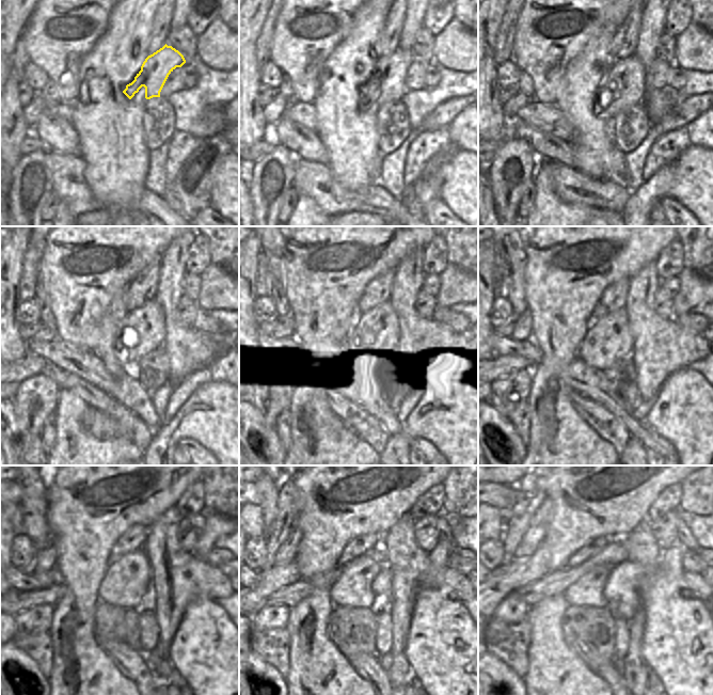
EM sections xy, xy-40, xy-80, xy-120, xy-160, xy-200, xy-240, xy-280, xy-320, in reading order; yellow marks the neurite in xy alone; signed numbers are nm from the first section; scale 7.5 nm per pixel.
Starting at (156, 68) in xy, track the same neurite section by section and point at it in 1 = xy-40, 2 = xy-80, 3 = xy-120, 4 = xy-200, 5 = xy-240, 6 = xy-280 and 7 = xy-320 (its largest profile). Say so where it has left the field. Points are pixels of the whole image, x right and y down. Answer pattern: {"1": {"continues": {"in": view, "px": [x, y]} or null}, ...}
{"1": {"continues": {"in": "xy-40", "px": [387, 83]}}, "2": {"continues": {"in": "xy-80", "px": [624, 87]}}, "3": {"continues": {"in": "xy-120", "px": [142, 329]}}, "4": {"continues": {"in": "xy-200", "px": [608, 341]}}, "5": {"continues": {"in": "xy-240", "px": [127, 582]}}, "6": {"continues": {"in": "xy-280", "px": [353, 587]}}, "7": {"continues": {"in": "xy-320", "px": [587, 590]}}}

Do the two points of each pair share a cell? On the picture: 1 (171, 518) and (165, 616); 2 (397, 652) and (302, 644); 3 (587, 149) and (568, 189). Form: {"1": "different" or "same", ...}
{"1": "same", "2": "different", "3": "different"}

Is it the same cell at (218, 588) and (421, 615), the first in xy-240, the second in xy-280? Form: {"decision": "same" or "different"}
{"decision": "different"}

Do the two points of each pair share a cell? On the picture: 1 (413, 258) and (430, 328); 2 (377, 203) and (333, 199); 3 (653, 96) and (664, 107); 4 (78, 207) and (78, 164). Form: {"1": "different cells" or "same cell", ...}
{"1": "same cell", "2": "same cell", "3": "same cell", "4": "same cell"}

